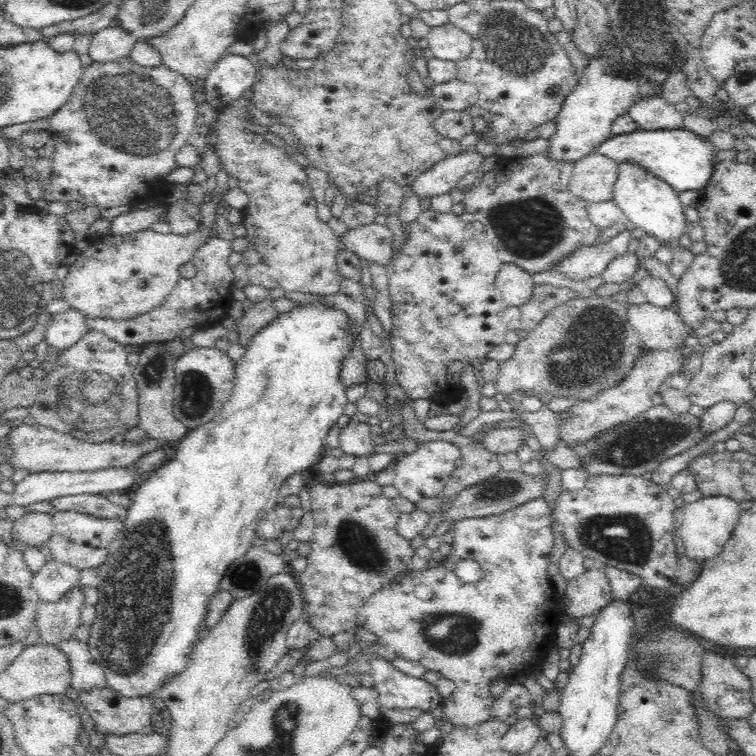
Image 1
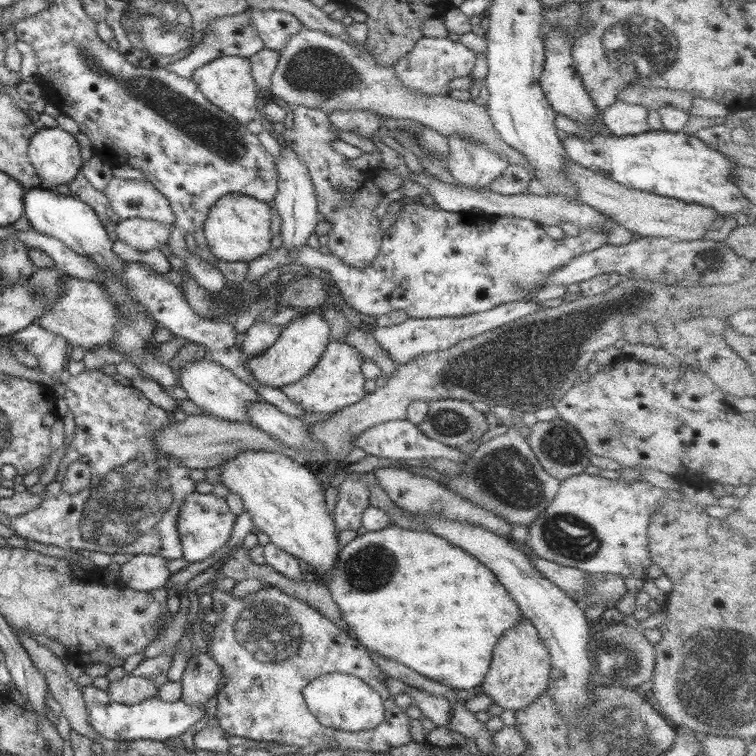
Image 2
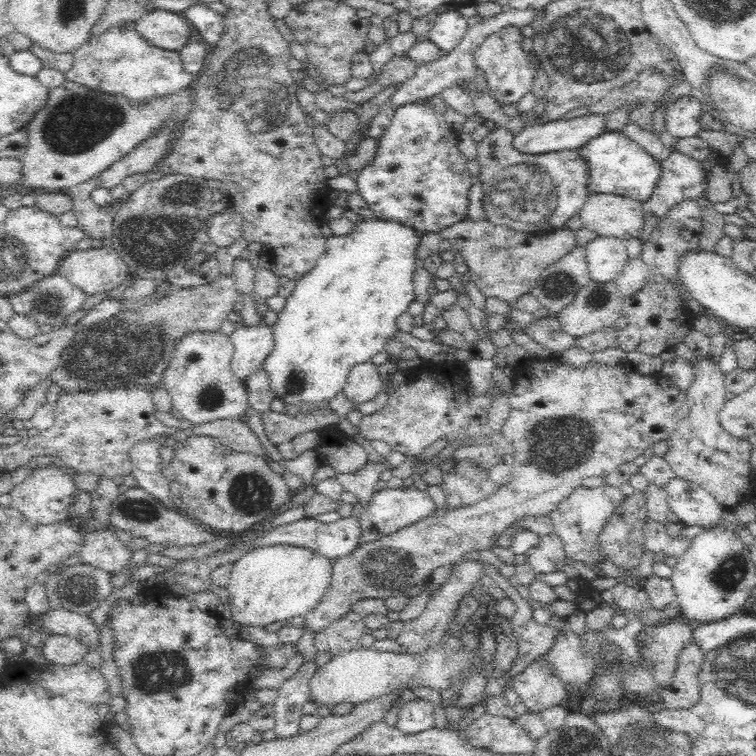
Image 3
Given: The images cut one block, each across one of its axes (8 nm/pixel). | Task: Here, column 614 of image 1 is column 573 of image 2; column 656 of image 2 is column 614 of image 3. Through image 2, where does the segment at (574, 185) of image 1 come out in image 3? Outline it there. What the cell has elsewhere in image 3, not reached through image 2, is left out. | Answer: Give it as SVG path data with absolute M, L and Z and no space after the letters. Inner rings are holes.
M589 194L586 204L578 212L583 226L593 231L598 237L620 238L626 242L630 238L639 238L644 226L642 202L626 196L614 194Z

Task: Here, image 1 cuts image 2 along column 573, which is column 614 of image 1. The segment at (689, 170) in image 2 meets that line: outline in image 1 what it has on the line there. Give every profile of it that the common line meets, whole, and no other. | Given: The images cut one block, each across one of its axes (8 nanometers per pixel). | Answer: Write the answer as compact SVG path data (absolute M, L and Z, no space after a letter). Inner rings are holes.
M686 128L636 130L630 134L611 136L596 148L596 152L606 155L612 161L616 161L616 164L628 161L628 163L636 163L644 167L650 174L670 184L677 193L686 192L686 190L700 190L707 185L715 169L716 151L712 142Z

